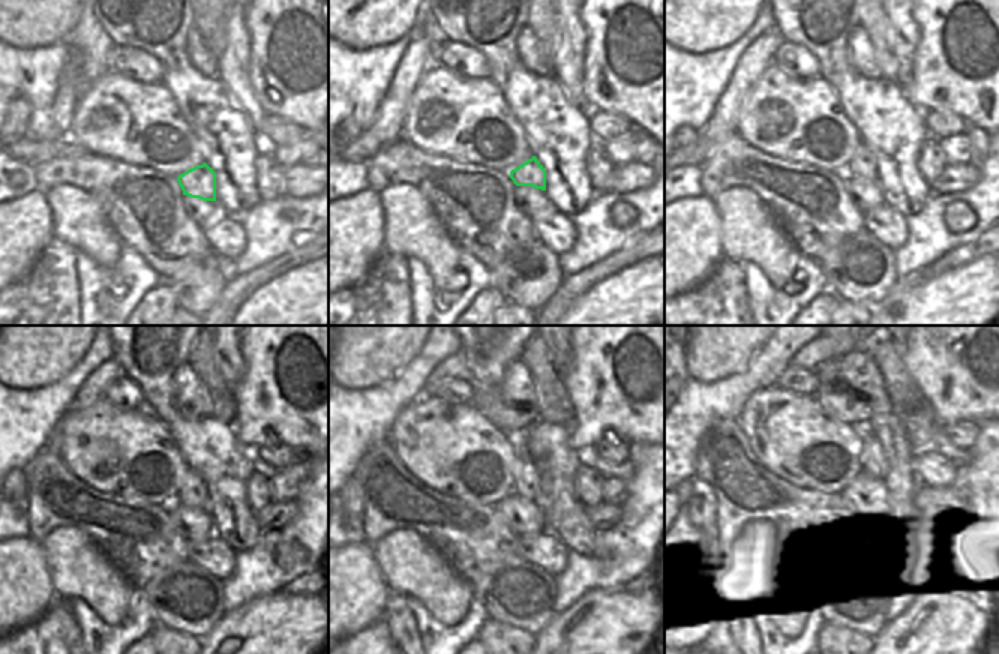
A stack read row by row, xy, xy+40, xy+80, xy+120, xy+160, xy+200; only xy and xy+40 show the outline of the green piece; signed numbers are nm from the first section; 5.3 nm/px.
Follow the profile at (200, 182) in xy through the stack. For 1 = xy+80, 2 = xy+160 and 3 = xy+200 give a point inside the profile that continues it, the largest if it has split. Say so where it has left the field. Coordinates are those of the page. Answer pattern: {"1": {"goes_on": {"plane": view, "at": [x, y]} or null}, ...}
{"1": {"goes_on": {"plane": "xy+80", "at": [863, 164]}}, "2": {"goes_on": {"plane": "xy+160", "at": [527, 486]}}, "3": {"goes_on": {"plane": "xy+200", "at": [872, 474]}}}

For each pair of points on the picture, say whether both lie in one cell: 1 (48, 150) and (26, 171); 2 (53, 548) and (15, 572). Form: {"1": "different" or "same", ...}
{"1": "different", "2": "different"}

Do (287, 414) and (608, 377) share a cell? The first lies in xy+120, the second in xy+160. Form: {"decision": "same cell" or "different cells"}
{"decision": "same cell"}

